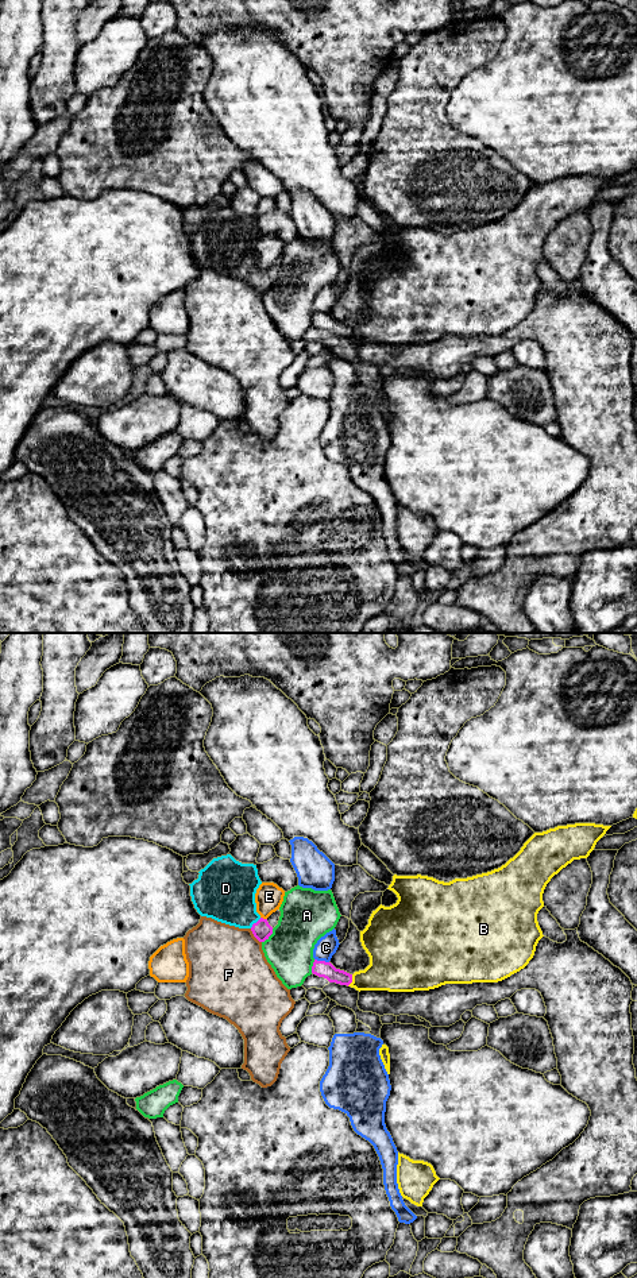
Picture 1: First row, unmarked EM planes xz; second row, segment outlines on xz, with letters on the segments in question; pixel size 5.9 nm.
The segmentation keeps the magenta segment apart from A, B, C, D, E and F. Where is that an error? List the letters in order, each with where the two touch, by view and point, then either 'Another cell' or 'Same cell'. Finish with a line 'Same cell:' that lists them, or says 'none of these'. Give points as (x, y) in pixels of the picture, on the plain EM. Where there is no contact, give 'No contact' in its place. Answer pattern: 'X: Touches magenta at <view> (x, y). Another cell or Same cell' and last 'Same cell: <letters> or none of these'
A: Touches magenta at xz (269, 288). Another cell
B: Touches magenta at xz (351, 332). Another cell
C: Touches magenta at xz (321, 313). Another cell
D: Touches magenta at xz (257, 274). Same cell
E: Touches magenta at xz (262, 270). Another cell
F: Touches magenta at xz (254, 288). Another cell
Same cell: D

